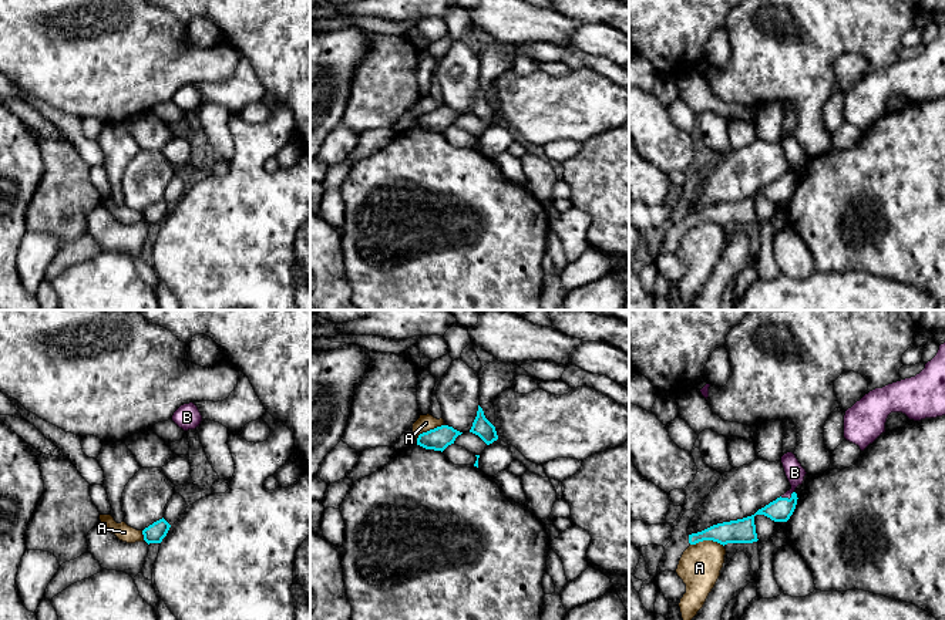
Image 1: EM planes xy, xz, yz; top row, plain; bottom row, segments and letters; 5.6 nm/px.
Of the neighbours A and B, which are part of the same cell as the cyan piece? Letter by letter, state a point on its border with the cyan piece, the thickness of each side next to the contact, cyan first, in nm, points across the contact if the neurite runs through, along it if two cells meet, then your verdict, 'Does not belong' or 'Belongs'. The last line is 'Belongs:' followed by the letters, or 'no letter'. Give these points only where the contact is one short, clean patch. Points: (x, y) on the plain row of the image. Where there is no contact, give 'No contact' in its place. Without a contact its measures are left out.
A: Touches cyan at yz (708, 221). Thickness 140 nm (cyan) against 240 nm. Does not belong
B: Touches cyan at yz (787, 179). Thickness 130 nm (cyan) against 110 nm. Belongs
Belongs: B

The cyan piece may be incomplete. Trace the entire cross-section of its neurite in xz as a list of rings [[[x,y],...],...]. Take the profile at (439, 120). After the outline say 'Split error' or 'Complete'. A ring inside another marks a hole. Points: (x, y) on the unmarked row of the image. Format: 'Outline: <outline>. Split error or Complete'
Outline: [[[441,107],[427,114],[423,114],[417,119],[417,127],[426,131],[444,132],[448,127],[454,125],[455,119],[463,114],[448,107]]]. Complete

